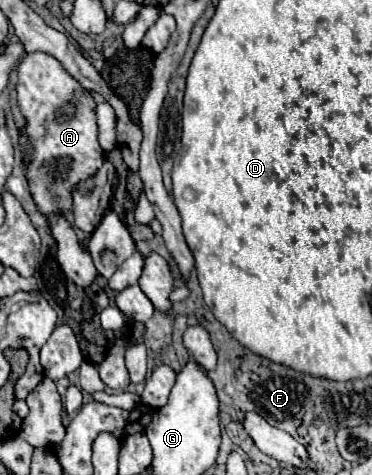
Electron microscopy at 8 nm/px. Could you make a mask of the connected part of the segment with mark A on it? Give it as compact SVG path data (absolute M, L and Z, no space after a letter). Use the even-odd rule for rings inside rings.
M27 53L19 65L17 101L27 121L27 135L35 153L27 165L27 181L31 195L45 217L63 213L71 215L73 187L93 175L105 161L97 141L95 101L93 97L63 69L63 65L45 53Z

